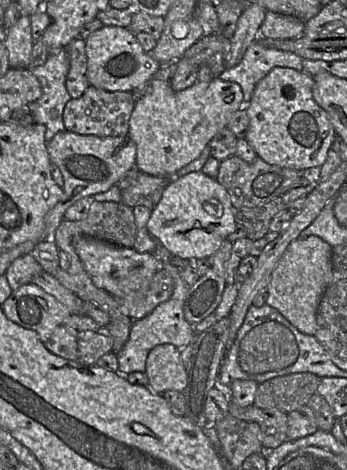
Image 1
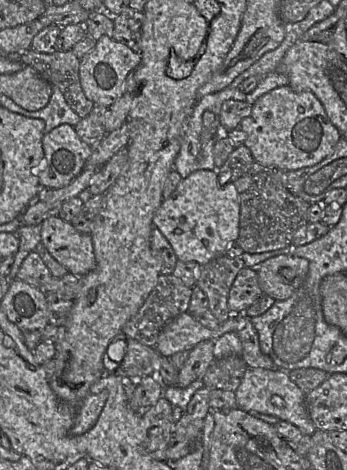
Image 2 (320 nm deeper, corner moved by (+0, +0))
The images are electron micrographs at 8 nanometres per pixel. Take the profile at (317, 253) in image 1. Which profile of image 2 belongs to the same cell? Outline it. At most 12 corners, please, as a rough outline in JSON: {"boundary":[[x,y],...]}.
{"boundary":[[283,254],[256,269],[263,293],[283,301],[303,285],[309,262]]}

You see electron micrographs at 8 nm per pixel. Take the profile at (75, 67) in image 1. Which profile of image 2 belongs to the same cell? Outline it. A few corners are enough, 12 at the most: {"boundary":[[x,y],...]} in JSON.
{"boundary":[[29,48],[21,62],[63,93],[81,117],[94,107],[81,88],[80,59],[72,50]]}

